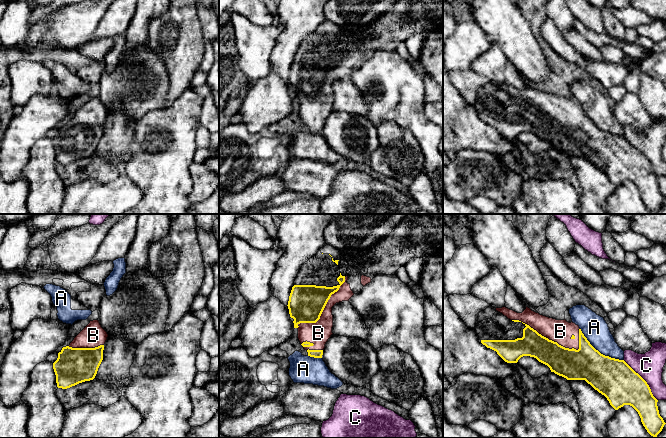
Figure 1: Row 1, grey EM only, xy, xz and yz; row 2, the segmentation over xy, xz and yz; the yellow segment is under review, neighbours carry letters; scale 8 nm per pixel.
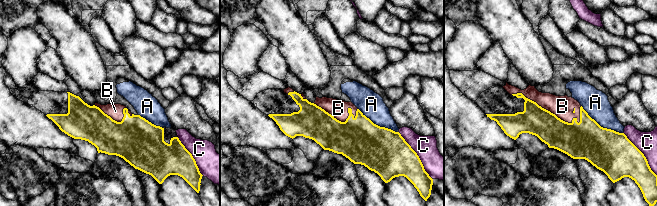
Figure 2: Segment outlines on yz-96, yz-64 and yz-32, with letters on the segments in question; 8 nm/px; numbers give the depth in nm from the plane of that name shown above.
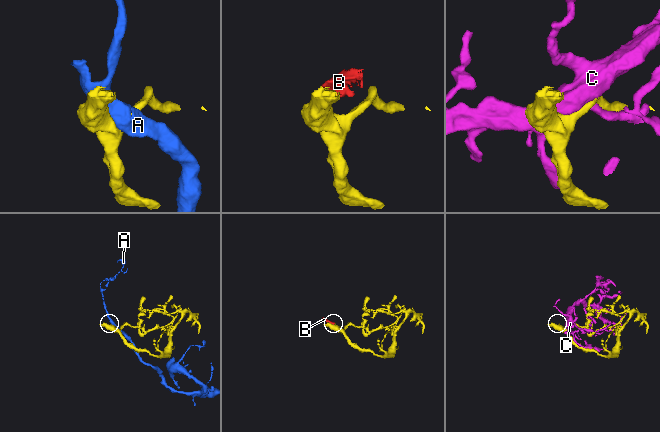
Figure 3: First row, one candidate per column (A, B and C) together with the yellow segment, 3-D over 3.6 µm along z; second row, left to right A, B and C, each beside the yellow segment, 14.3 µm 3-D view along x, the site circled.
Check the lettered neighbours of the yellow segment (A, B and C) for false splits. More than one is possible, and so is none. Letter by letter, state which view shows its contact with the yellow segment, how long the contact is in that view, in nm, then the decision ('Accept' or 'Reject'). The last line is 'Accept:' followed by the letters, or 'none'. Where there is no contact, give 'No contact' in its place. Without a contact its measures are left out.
A: Touches yellow in yz. Shared border 440 nm. Reject
B: Touches yellow in yz. Shared border 600 nm. Accept
C: Touches yellow in yz. Shared border 420 nm. Reject
Accept: B

